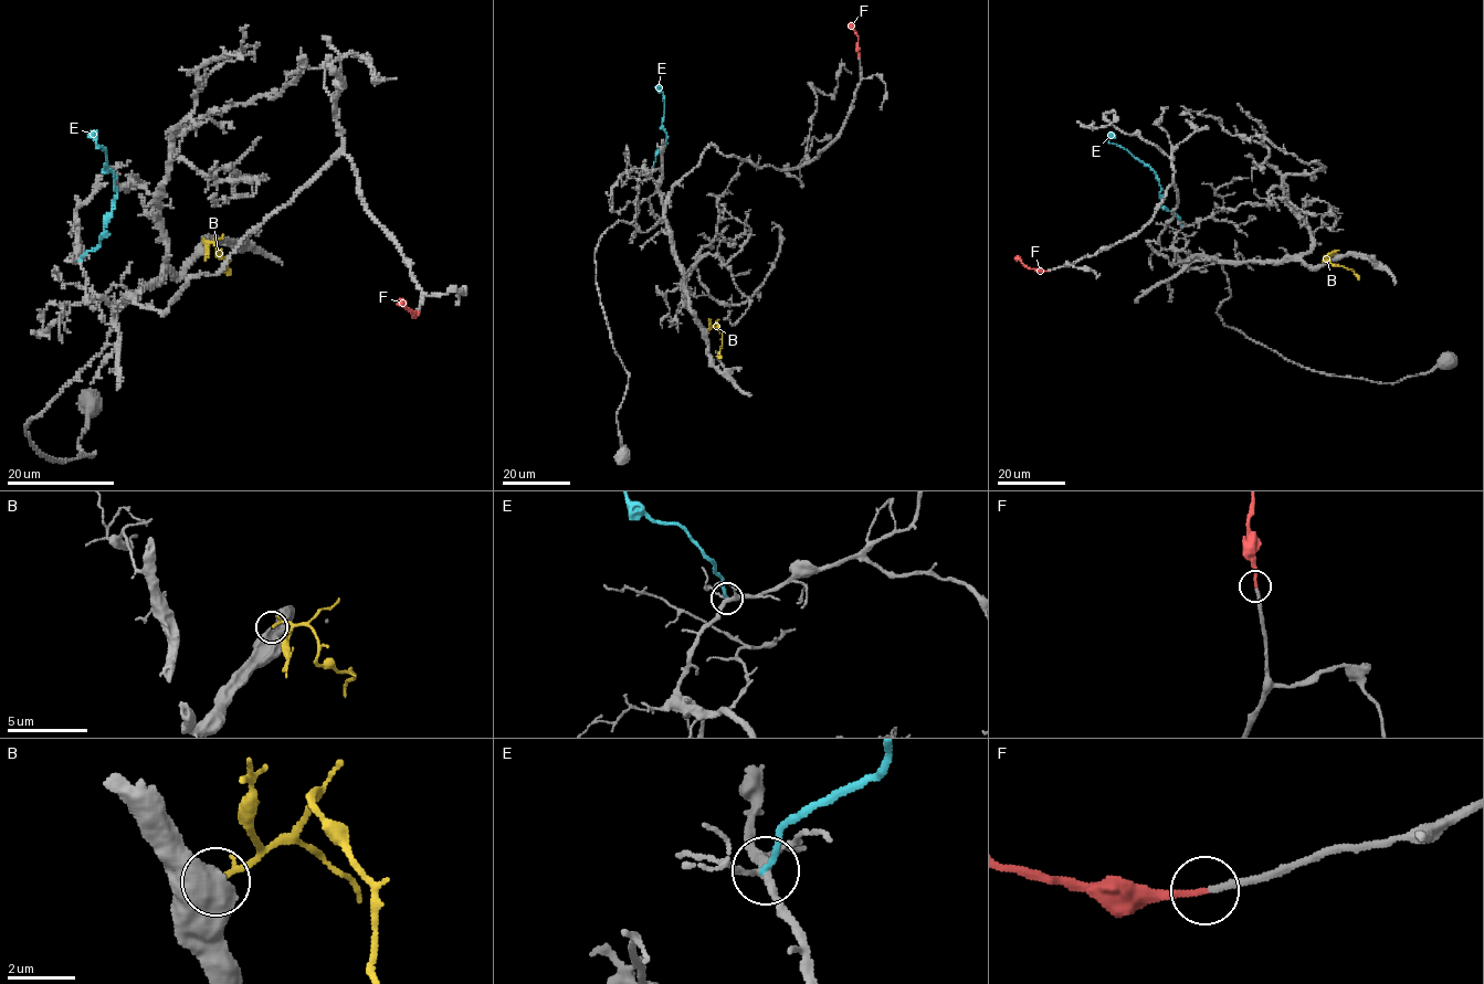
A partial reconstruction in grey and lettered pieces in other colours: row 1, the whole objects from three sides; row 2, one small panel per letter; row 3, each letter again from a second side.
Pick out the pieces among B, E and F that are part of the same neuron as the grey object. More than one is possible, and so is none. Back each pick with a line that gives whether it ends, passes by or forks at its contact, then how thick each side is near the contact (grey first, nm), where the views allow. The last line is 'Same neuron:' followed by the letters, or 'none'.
B: it ends; calibres 320 and 170 nm
F: it ends; calibres 190 and 190 nm
Same neuron: B, F

